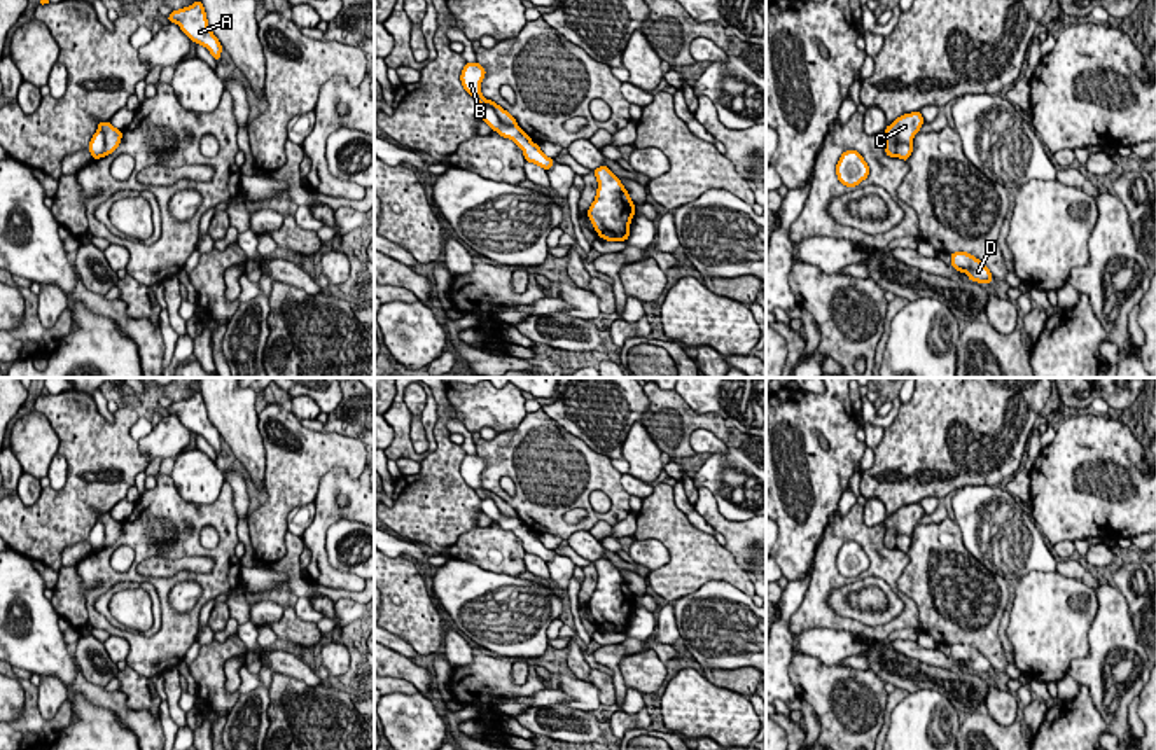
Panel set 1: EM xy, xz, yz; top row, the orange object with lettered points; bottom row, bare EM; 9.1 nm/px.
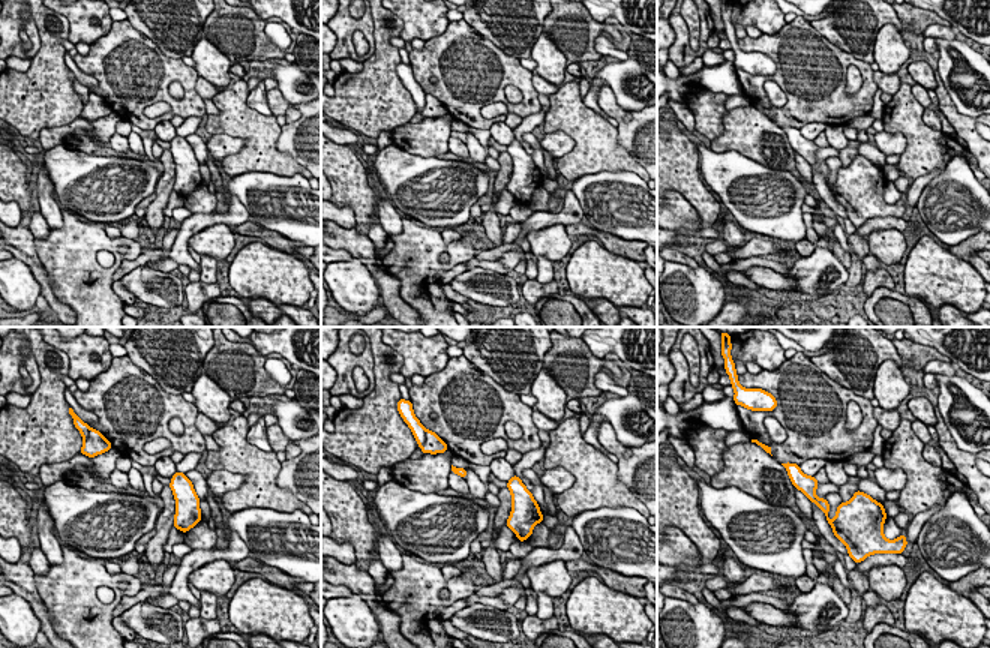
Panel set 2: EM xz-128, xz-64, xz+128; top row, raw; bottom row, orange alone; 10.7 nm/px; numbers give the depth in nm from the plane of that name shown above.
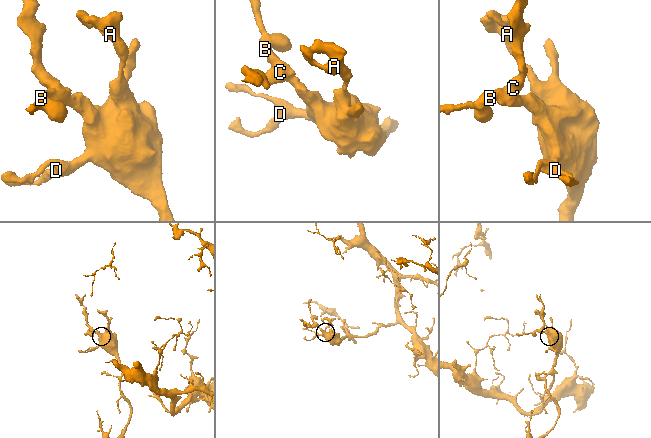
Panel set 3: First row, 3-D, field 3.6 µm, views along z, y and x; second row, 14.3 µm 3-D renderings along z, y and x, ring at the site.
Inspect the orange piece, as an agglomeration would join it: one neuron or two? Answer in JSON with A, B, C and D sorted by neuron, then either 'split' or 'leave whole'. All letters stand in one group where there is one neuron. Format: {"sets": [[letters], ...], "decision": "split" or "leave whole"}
{"sets": [["A", "B", "D"], ["C"]], "decision": "split"}

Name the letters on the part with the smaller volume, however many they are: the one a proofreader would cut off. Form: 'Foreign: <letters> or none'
Foreign: C

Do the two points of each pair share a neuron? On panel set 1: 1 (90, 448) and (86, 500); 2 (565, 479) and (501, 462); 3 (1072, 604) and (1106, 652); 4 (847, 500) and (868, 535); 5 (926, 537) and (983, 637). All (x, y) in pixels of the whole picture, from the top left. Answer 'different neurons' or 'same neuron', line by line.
1: same neuron
2: same neuron
3: different neurons
4: different neurons
5: same neuron

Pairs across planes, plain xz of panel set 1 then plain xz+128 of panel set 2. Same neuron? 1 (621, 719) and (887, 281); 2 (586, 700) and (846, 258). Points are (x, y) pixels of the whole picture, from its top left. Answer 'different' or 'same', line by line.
1: same
2: different

